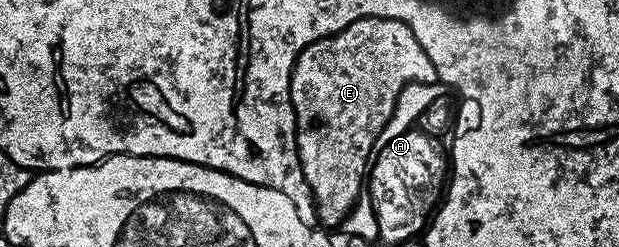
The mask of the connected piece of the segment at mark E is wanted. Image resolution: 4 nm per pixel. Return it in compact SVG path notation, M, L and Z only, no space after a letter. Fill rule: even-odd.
M389 17L386 19L366 19L356 25L352 25L346 33L342 33L338 40L340 47L324 47L328 45L313 45L310 49L301 47L294 55L294 99L298 109L298 129L300 135L300 151L306 175L310 179L308 189L308 202L314 212L316 223L321 228L336 227L345 222L346 210L344 203L355 204L357 200L354 193L361 193L361 188L351 182L352 174L364 173L364 165L368 165L368 151L374 151L374 141L380 133L380 129L390 127L390 117L396 115L398 105L394 107L394 89L404 93L404 97L410 99L412 111L416 111L426 101L436 101L436 105L442 105L448 109L446 113L446 151L450 151L450 157L446 157L446 175L448 179L456 176L456 143L460 139L468 139L472 131L480 131L480 123L484 123L484 107L480 107L480 99L472 99L468 91L460 91L457 83L451 83L450 77L442 74L442 68L436 67L432 59L422 49L419 38L412 31L412 23L409 19Z

